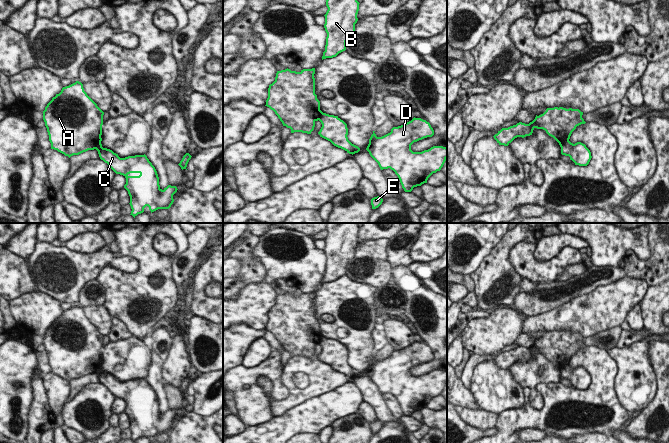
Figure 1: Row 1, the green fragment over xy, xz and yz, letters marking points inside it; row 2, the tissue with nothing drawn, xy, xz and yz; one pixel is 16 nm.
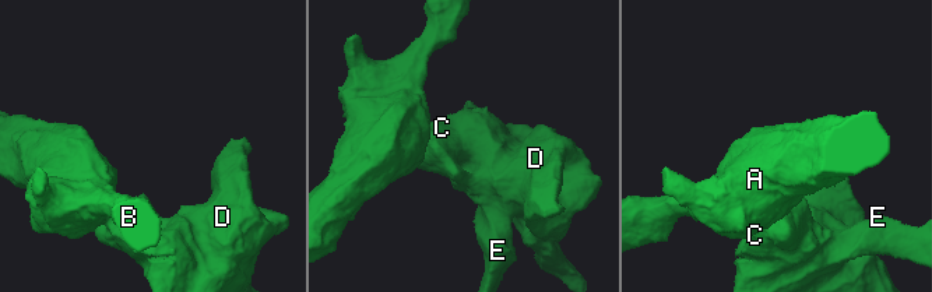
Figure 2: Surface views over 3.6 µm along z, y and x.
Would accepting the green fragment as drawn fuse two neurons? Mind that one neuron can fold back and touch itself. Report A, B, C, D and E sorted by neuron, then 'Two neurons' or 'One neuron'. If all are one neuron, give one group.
Groups: A B / C D E. Two neurons.

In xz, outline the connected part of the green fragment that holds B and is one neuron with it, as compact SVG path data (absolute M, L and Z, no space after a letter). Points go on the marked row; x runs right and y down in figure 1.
M326 0L328 8L325 16L324 28L327 33L325 51L322 60L336 57L346 50L347 39L355 32L355 24L358 21L359 2L357 0Z

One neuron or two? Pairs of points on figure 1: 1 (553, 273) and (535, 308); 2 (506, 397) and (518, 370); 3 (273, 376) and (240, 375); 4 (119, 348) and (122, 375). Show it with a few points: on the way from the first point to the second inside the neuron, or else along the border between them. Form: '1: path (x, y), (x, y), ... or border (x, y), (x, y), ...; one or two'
1: border (554, 280), (538, 283); two
2: border (508, 369), (509, 373), (523, 389); two
3: path (265, 372), (254, 372), (248, 375); one
4: path (126, 355), (127, 368); one

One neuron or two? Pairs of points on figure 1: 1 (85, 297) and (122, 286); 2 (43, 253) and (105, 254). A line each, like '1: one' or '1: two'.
1: two
2: one

